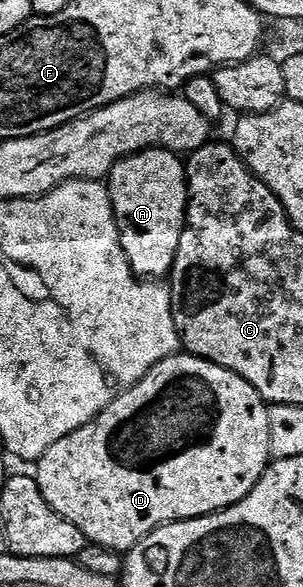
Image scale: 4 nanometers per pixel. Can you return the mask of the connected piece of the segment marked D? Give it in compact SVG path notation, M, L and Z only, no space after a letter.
M191 354L167 356L165 360L158 362L158 366L151 368L129 392L122 393L109 408L103 408L96 419L91 420L86 427L79 428L66 438L54 442L54 446L46 450L44 457L35 461L34 475L42 490L42 498L46 498L46 502L50 502L52 509L62 514L62 518L66 518L66 522L74 522L74 526L82 530L89 544L109 548L111 552L127 554L132 551L134 545L142 542L142 538L146 538L163 524L172 524L175 520L193 520L199 516L209 516L211 512L220 512L223 508L242 502L242 498L252 493L254 486L264 476L264 471L268 469L273 459L270 450L268 409L269 405L258 394L258 390L254 390L254 386L246 382L246 378L214 362L204 360L200 356Z

